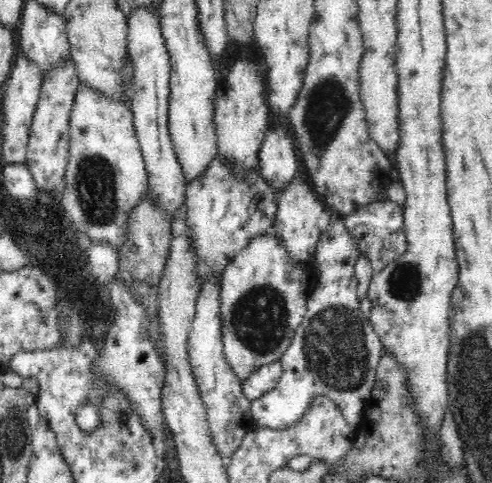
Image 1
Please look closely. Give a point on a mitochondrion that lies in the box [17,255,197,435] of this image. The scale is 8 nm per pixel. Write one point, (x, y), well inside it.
(121, 414)

